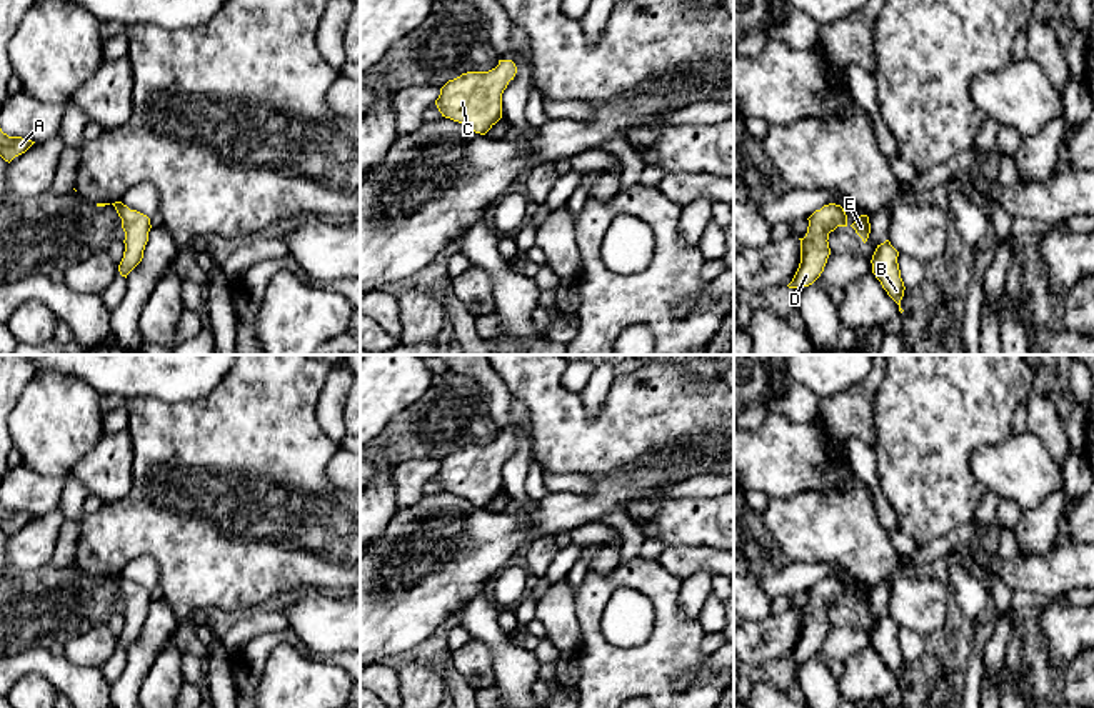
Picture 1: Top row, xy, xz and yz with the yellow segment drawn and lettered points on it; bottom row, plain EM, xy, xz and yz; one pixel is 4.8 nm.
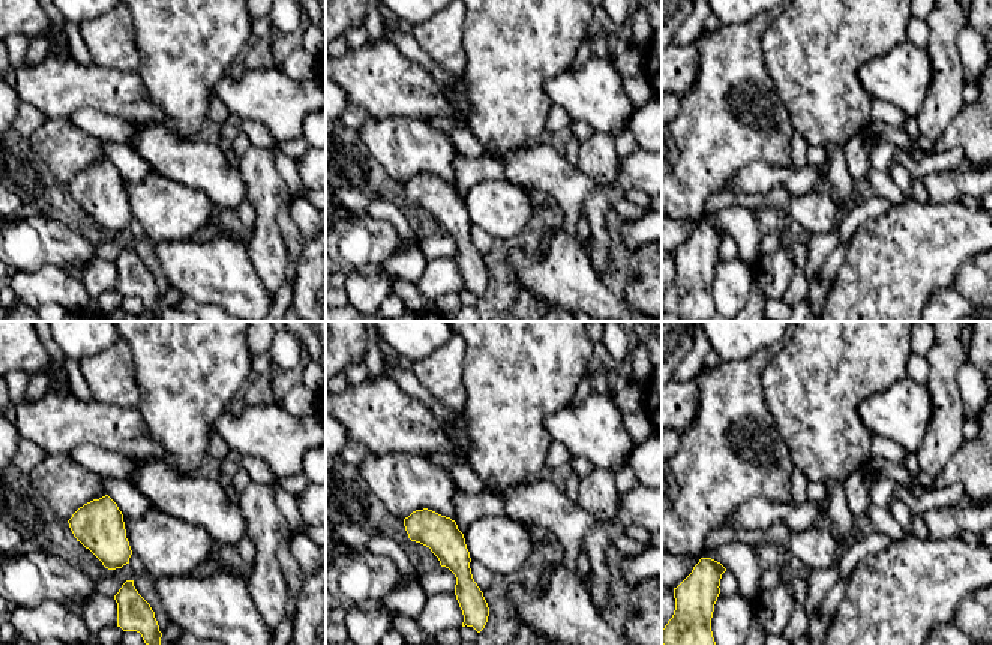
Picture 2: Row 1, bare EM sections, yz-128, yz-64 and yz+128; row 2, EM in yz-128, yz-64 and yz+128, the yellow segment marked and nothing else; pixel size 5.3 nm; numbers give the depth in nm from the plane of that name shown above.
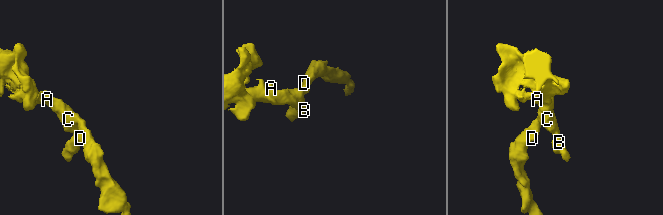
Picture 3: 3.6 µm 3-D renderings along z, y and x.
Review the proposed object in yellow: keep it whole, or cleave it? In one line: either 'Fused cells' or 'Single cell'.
Single cell

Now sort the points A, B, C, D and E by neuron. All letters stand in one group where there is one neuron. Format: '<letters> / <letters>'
A B C D E

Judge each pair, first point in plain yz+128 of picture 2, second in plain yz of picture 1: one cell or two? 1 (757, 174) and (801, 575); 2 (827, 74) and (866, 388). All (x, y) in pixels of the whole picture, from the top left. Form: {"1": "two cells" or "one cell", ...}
{"1": "one cell", "2": "two cells"}

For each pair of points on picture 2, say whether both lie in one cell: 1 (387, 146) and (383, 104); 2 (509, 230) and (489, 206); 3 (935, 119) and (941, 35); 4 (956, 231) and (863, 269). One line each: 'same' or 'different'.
1: different
2: same
3: same
4: same

